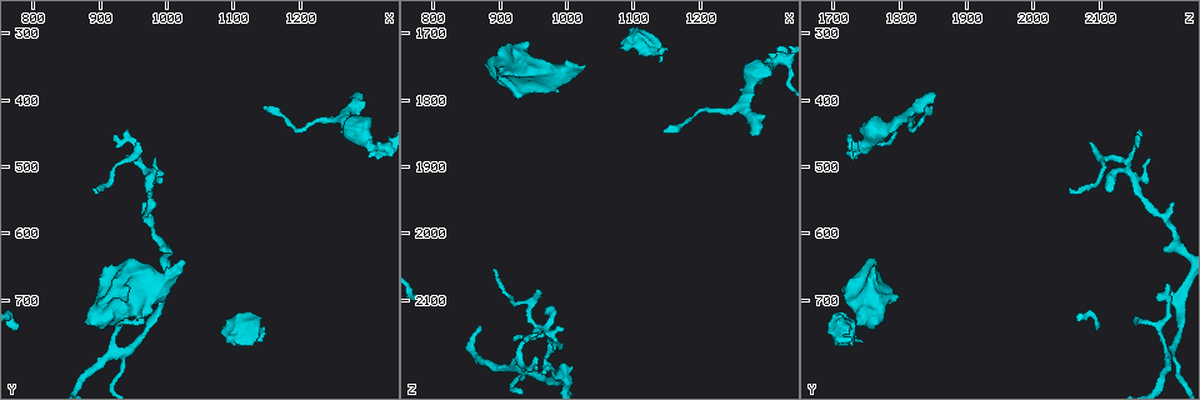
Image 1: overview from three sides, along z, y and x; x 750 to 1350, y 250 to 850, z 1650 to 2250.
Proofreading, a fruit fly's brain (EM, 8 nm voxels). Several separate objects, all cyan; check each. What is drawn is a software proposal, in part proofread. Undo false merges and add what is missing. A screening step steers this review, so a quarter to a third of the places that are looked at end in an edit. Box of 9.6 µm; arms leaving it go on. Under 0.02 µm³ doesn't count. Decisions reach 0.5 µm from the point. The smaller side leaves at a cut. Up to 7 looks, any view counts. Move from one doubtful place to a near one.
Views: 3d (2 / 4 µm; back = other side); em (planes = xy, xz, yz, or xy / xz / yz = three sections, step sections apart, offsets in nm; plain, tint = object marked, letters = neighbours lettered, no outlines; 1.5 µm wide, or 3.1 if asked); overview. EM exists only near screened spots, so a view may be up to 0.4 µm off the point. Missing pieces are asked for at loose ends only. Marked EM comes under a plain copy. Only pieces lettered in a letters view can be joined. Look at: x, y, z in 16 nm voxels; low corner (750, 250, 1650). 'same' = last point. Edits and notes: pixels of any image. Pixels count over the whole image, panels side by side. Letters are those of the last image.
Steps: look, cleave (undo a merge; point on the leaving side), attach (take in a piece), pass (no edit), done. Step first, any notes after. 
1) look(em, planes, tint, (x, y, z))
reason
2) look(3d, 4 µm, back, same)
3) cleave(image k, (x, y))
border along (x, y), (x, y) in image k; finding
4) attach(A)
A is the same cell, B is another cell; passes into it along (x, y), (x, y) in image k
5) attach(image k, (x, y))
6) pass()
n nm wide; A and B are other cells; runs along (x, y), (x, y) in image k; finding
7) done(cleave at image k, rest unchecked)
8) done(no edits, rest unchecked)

look(em, xy, step 4, tint, (1025, 640, 1755))
branch stops here

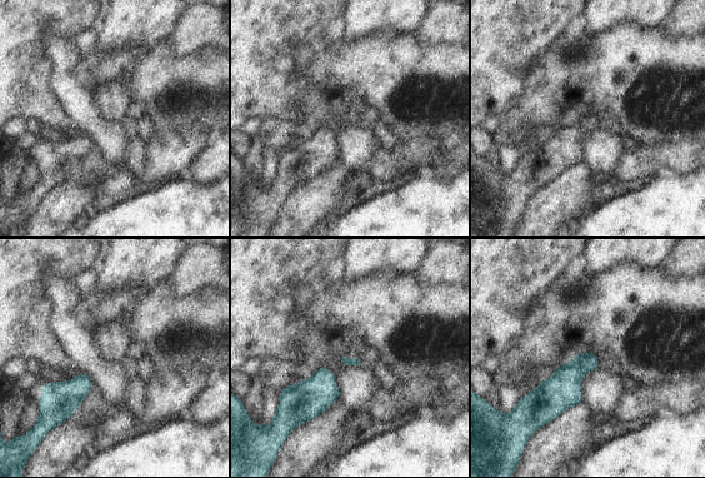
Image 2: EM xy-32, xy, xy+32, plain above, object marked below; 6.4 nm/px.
look(em, planes, letters, same)

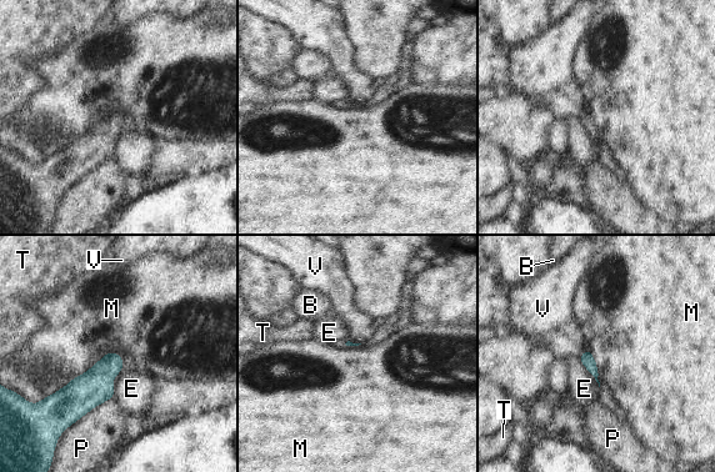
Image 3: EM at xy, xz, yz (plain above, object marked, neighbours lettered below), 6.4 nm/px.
attach(V)
V is the same cell, B, E, M, P and T are other cells; passes into it along (586, 357), (583, 354), (555, 326) in image 3; it goes on there

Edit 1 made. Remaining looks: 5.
look(overview)
see it whole again

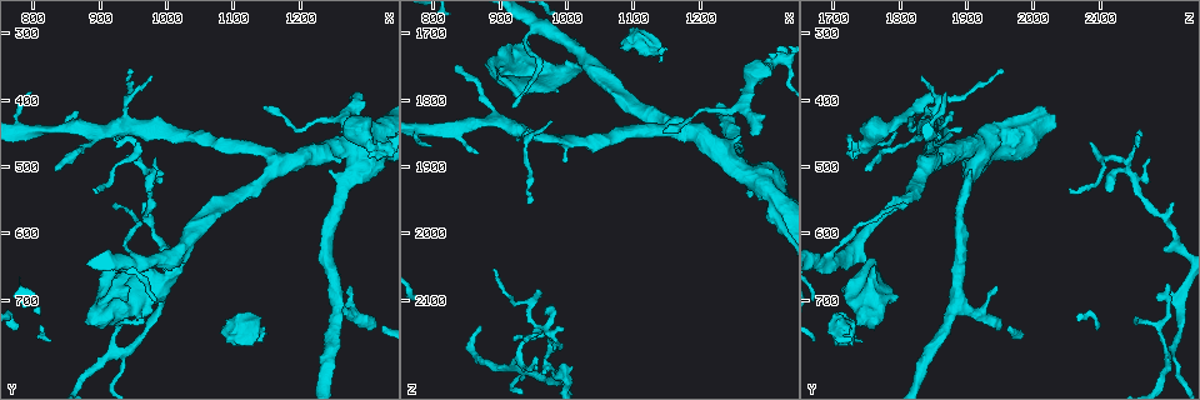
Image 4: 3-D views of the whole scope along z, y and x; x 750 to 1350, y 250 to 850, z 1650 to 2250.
look(3d, 2 µm, back, (895, 535, 2050))
branch stops here

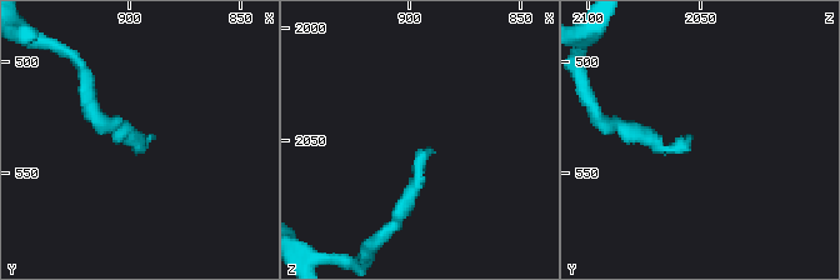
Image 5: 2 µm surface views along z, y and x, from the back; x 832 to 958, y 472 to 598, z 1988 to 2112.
look(em, planes, letters, (890, 534, 2054))

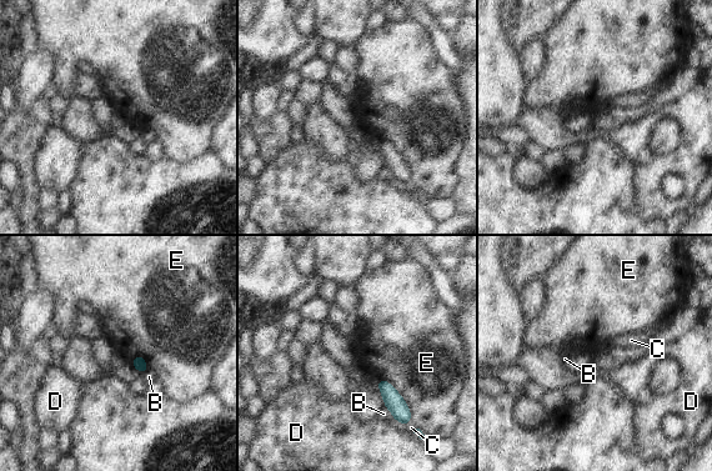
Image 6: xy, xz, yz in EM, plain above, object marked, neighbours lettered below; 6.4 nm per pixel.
pass()
80 nm wide; B, C, D and E are other cells; no lettered piece goes on from it

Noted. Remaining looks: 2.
look(em, yz, step 4, letters, (1245, 505, 1905))
branch stops here

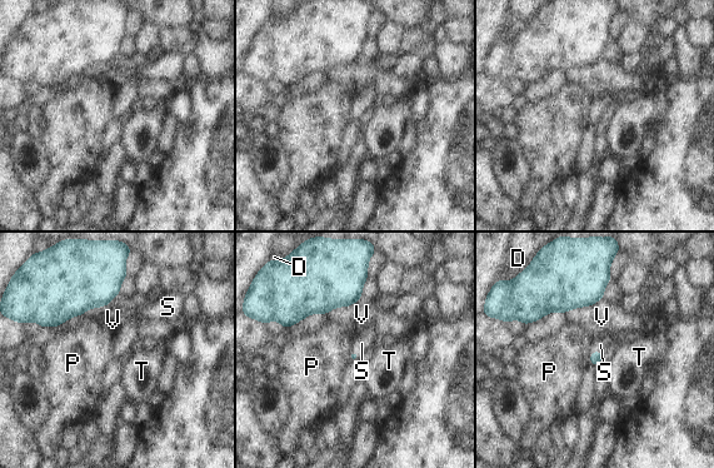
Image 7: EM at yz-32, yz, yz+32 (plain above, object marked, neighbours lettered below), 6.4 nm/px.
look(em, planes, letters, same)
cut it another way

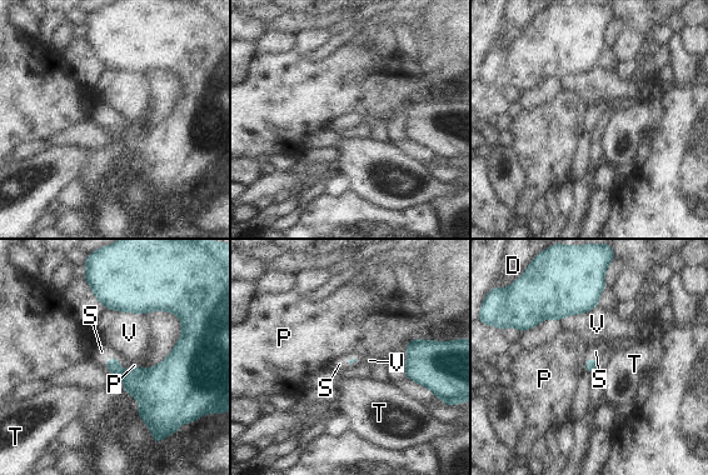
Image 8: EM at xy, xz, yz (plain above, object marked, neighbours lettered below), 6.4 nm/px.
attach(S)
S is the same cell, D, P, T and V are other cells; passes into it along (146, 385), (118, 360), (101, 351) in image 8; the neuron continues

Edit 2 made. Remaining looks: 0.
done(attach at image 3, attach at image 8, rest unchecked)

